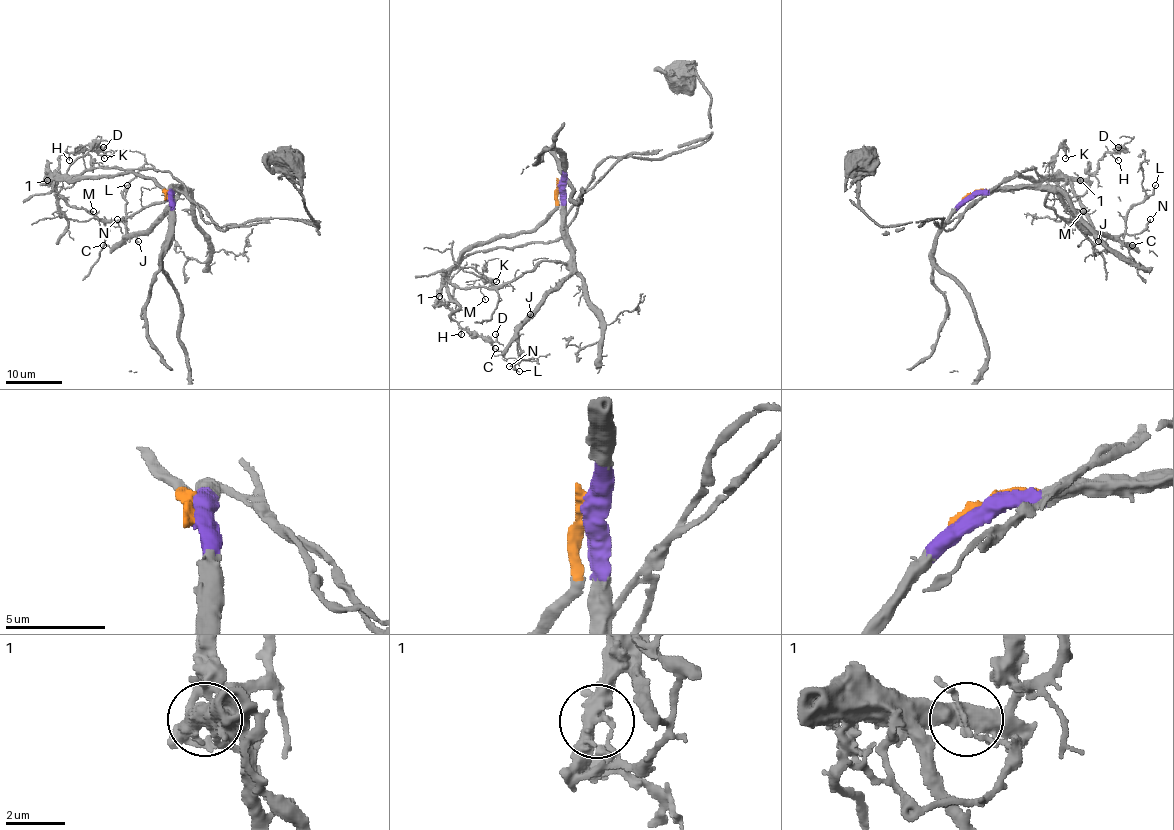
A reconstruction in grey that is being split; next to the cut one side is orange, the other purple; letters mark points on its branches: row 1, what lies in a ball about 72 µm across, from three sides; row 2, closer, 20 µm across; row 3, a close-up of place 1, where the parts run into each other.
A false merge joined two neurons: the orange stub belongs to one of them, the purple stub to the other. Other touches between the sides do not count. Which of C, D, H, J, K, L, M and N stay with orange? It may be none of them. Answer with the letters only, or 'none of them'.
D, H, K

